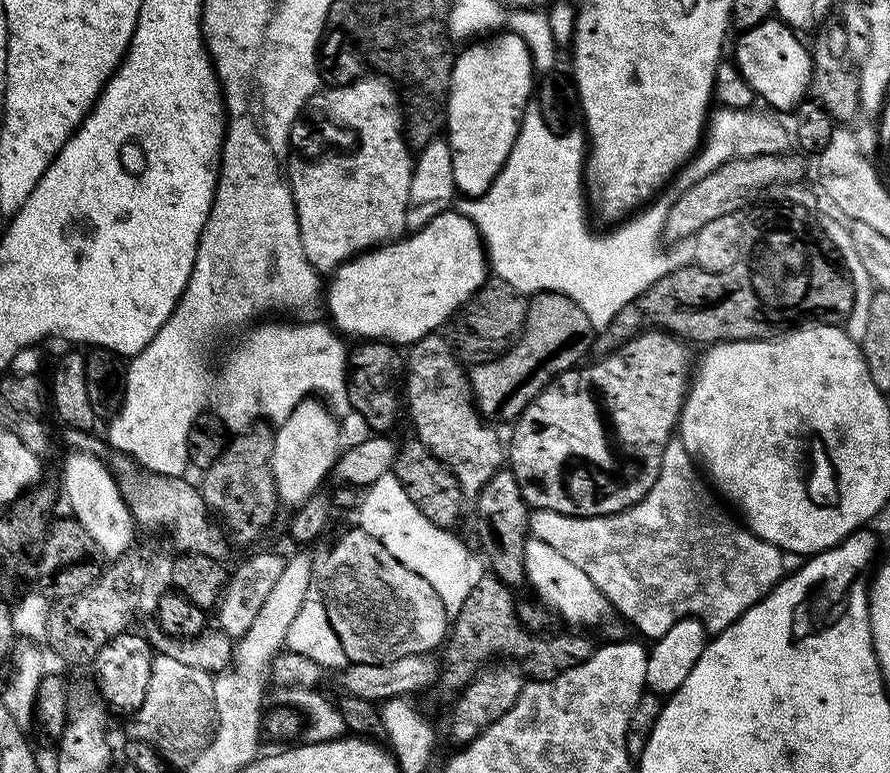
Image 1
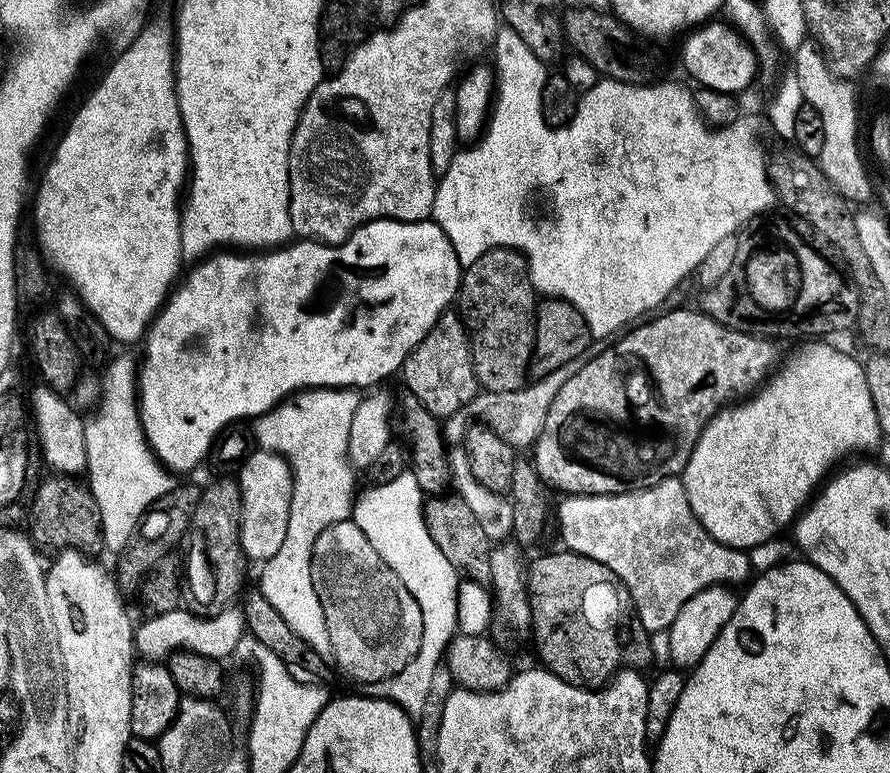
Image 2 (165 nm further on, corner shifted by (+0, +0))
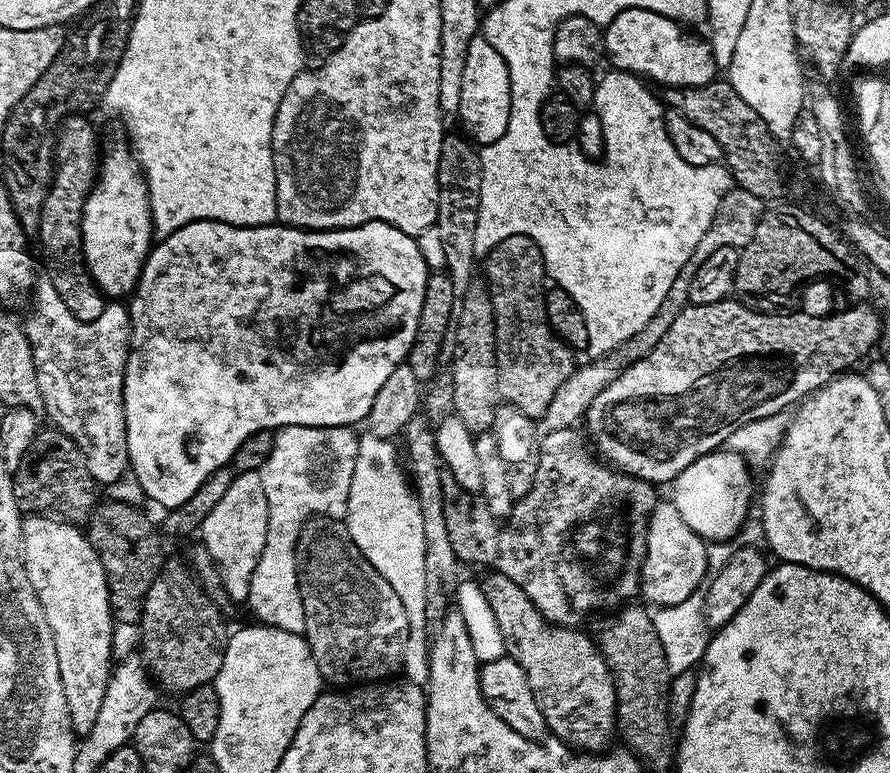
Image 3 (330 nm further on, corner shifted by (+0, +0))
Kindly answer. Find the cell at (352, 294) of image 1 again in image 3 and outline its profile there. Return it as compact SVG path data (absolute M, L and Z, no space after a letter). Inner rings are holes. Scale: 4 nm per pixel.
M195 220L178 230L174 234L163 237L149 251L148 257L144 259L144 268L140 272L140 281L136 284L131 293L130 301L127 305L128 316L132 319L132 333L130 334L130 346L128 357L126 358L126 370L124 371L124 421L126 422L126 451L128 453L128 463L130 472L135 480L140 483L143 495L154 503L161 504L164 510L171 510L182 506L186 498L190 498L206 482L206 478L219 468L225 467L231 461L234 450L250 438L250 434L255 432L267 432L269 430L279 430L286 426L314 426L315 428L329 428L330 426L356 426L356 423L367 421L371 406L374 405L375 395L386 383L386 378L390 377L394 369L408 359L408 351L416 340L418 330L418 318L422 314L422 302L426 298L426 284L430 275L430 270L422 258L422 250L417 237L408 236L402 230L390 226L381 220L371 220L368 224L360 224L357 228L334 228L331 230L305 230L302 228L289 228L288 225L279 222L254 226L253 228L239 228L226 222L217 220Z

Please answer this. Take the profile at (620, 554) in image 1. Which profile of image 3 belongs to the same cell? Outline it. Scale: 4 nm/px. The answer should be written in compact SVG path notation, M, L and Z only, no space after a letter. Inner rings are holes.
M671 502L657 503L652 517L648 519L644 561L640 567L639 595L645 596L649 600L647 603L654 604L652 606L657 609L672 607L697 593L709 572L705 541L694 530L690 530L686 522L682 522L682 514L678 514L678 510Z

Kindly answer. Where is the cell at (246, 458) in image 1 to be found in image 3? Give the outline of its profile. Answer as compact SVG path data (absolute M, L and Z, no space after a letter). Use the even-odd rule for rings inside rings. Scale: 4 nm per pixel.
M172 557L165 561L146 594L144 615L140 617L138 625L138 631L144 635L142 652L155 683L163 691L165 688L168 692L176 692L175 694L183 694L215 681L218 670L222 670L224 648L230 635L230 628L224 625L223 611L205 599L189 565L184 560L183 562Z

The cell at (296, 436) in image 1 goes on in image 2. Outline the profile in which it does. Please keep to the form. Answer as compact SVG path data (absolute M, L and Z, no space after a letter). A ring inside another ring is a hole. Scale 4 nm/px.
M254 450L238 473L241 490L240 544L249 561L263 562L274 558L286 539L292 501L292 469L278 452Z

